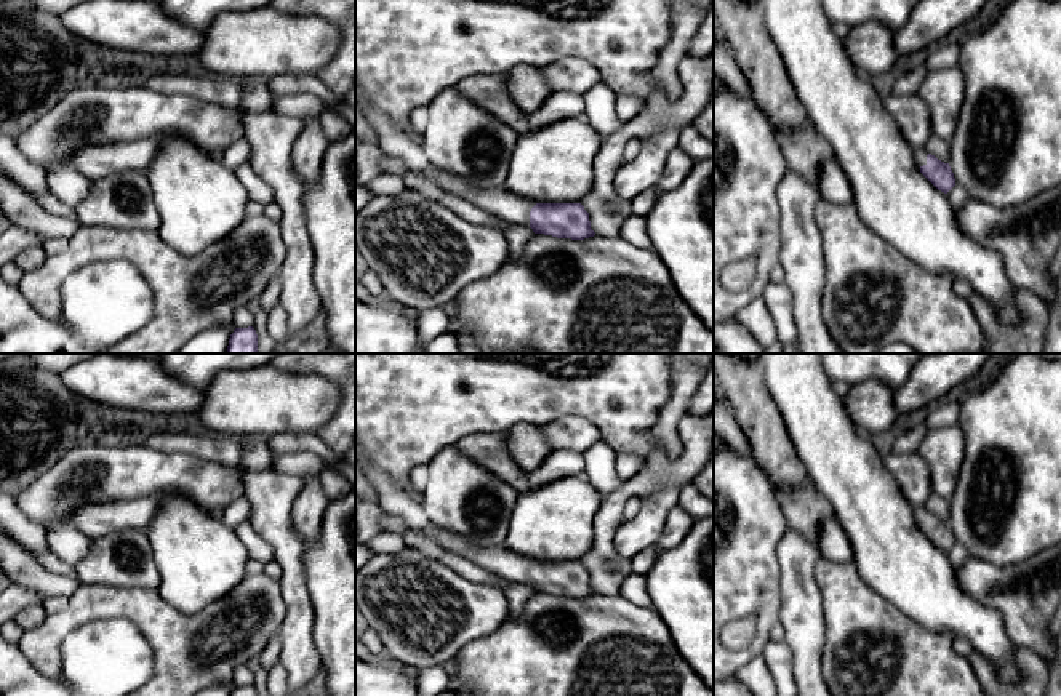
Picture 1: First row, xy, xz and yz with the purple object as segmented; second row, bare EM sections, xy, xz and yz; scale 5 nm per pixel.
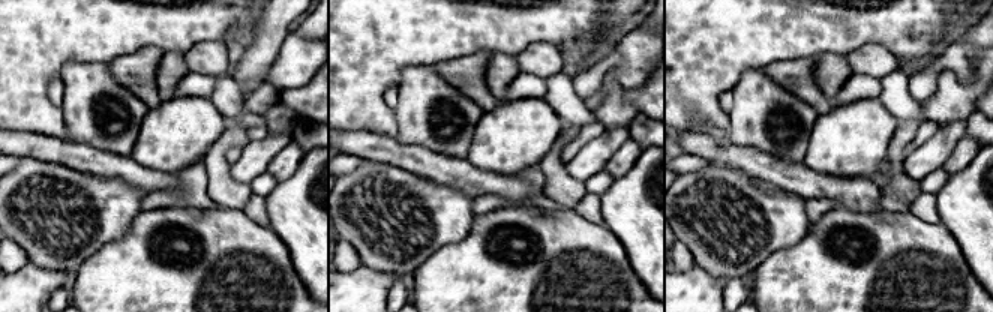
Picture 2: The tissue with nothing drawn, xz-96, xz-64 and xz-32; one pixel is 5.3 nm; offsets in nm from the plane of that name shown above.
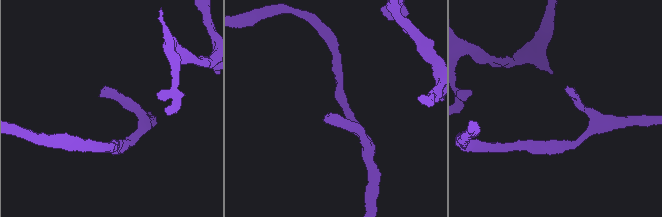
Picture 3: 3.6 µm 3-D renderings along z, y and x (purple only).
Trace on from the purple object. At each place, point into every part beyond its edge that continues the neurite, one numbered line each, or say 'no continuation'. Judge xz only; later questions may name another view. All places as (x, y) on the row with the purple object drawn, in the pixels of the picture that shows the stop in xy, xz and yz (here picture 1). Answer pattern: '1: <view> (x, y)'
1: xz (516, 210)

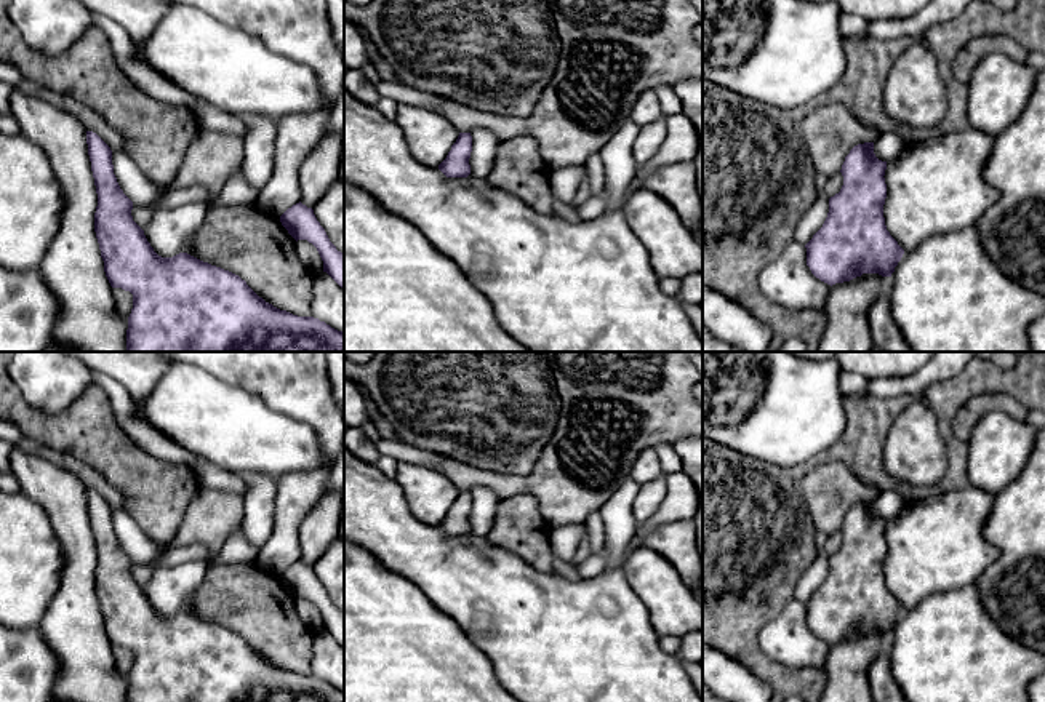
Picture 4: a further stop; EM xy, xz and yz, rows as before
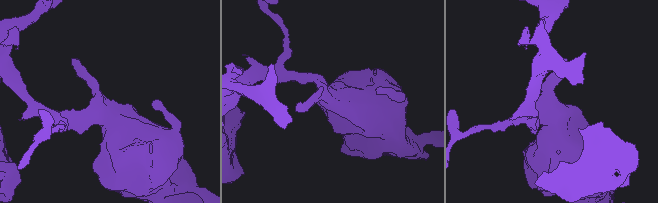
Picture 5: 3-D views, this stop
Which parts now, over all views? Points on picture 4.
no continuation

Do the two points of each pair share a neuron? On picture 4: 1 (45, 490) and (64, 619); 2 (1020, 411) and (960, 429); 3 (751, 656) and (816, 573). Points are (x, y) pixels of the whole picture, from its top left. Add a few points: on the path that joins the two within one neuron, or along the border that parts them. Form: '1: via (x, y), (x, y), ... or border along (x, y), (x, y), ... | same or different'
1: via (71, 522), (76, 536), (76, 587) | same
2: via (1005, 403), (984, 403), (973, 414) | same
3: border along (812, 563), (800, 578), (792, 597) | different

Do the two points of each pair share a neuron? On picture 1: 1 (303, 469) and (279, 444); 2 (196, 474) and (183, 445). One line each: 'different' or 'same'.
1: different
2: different

